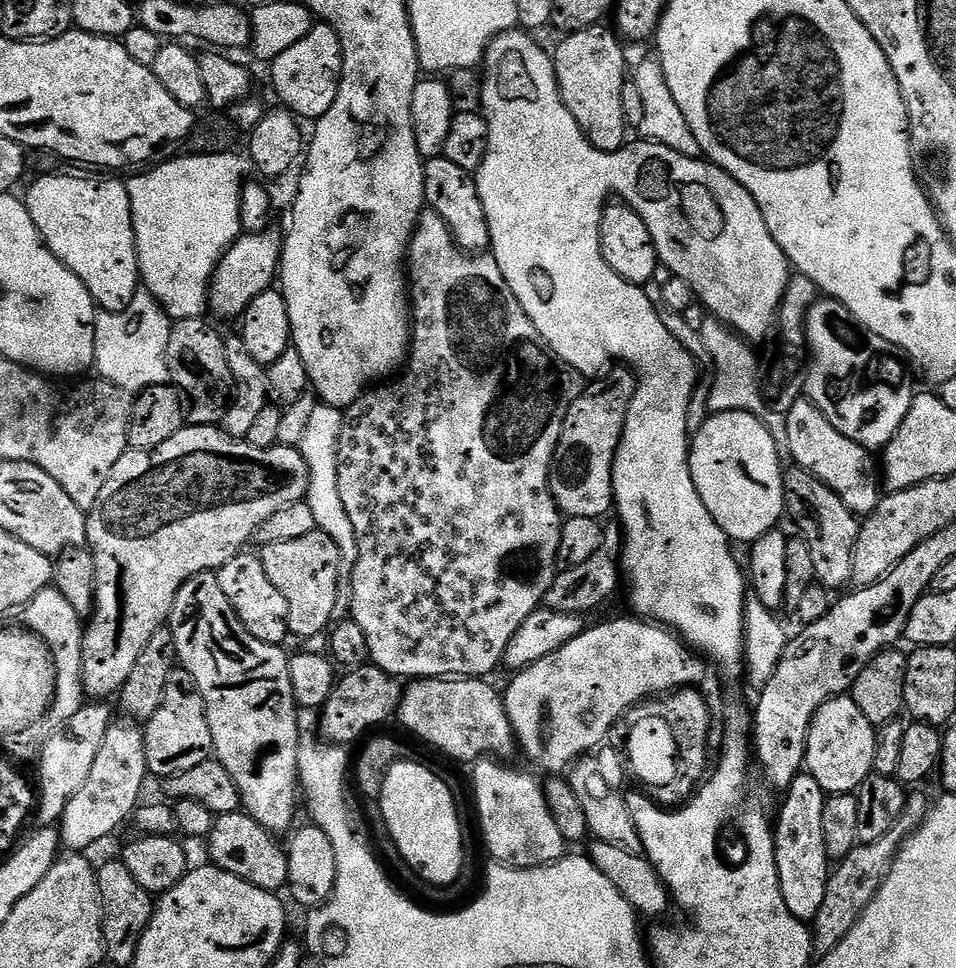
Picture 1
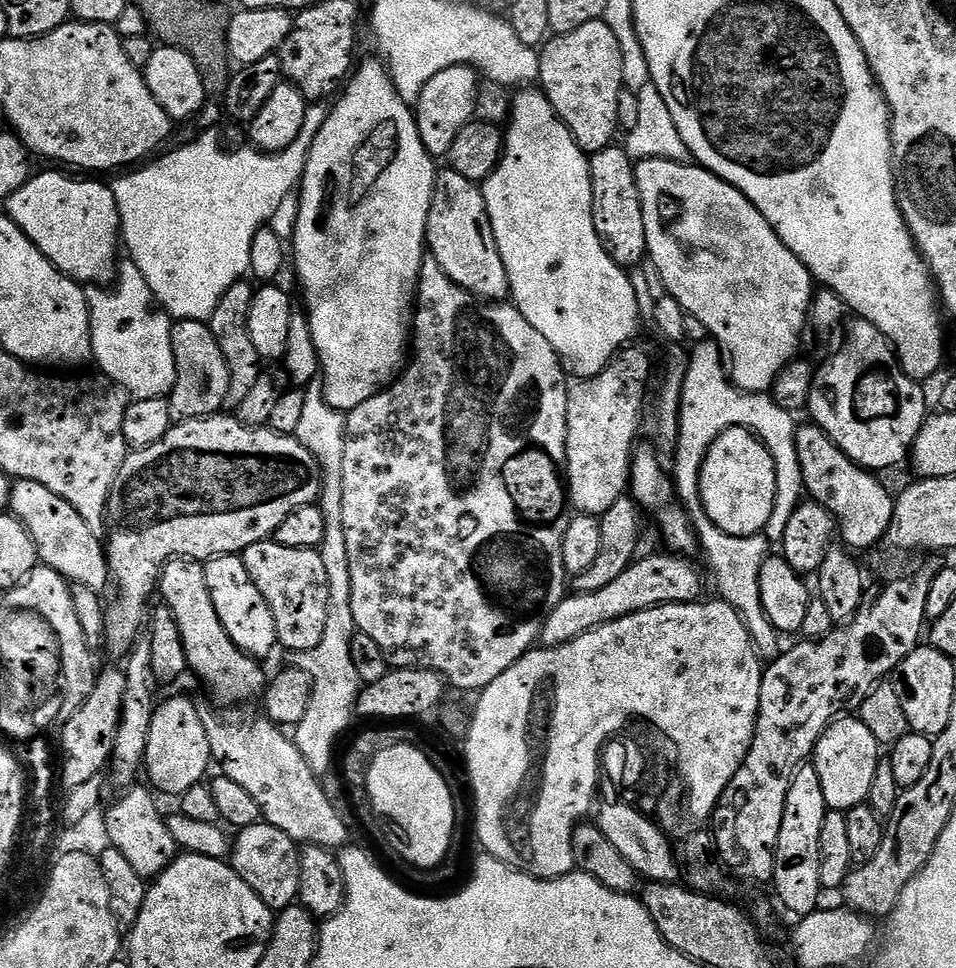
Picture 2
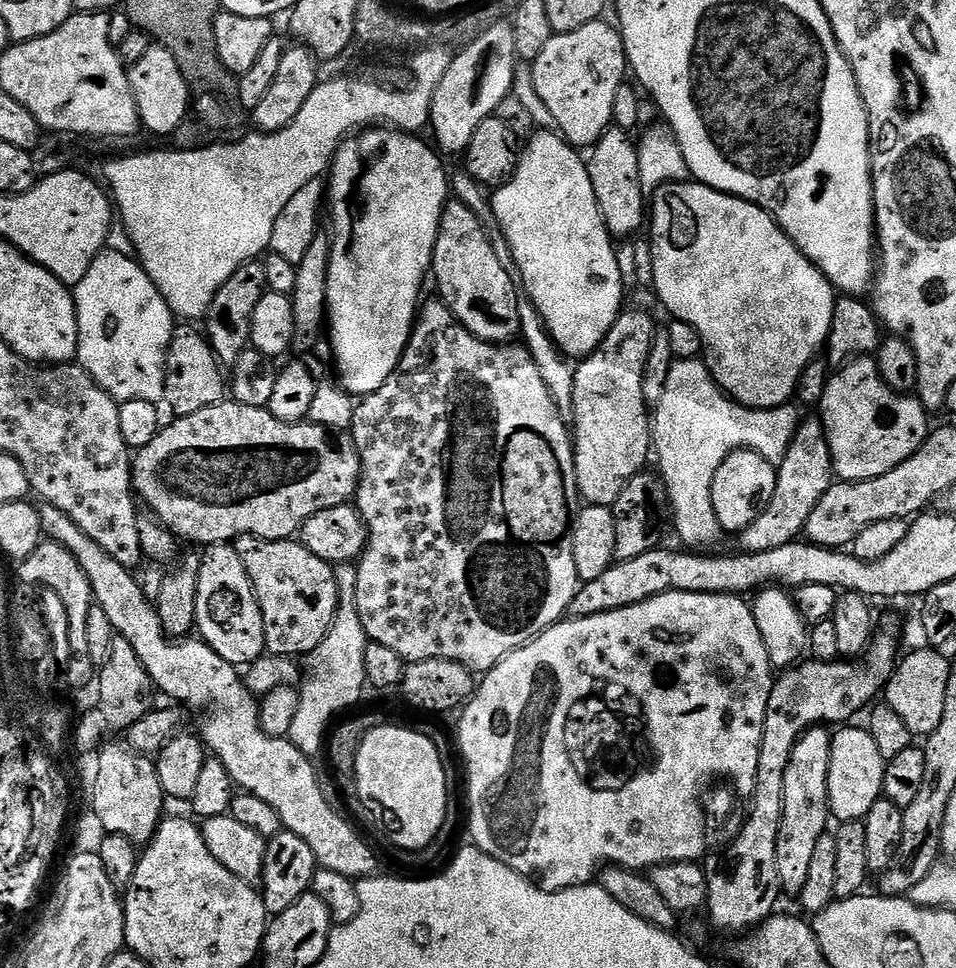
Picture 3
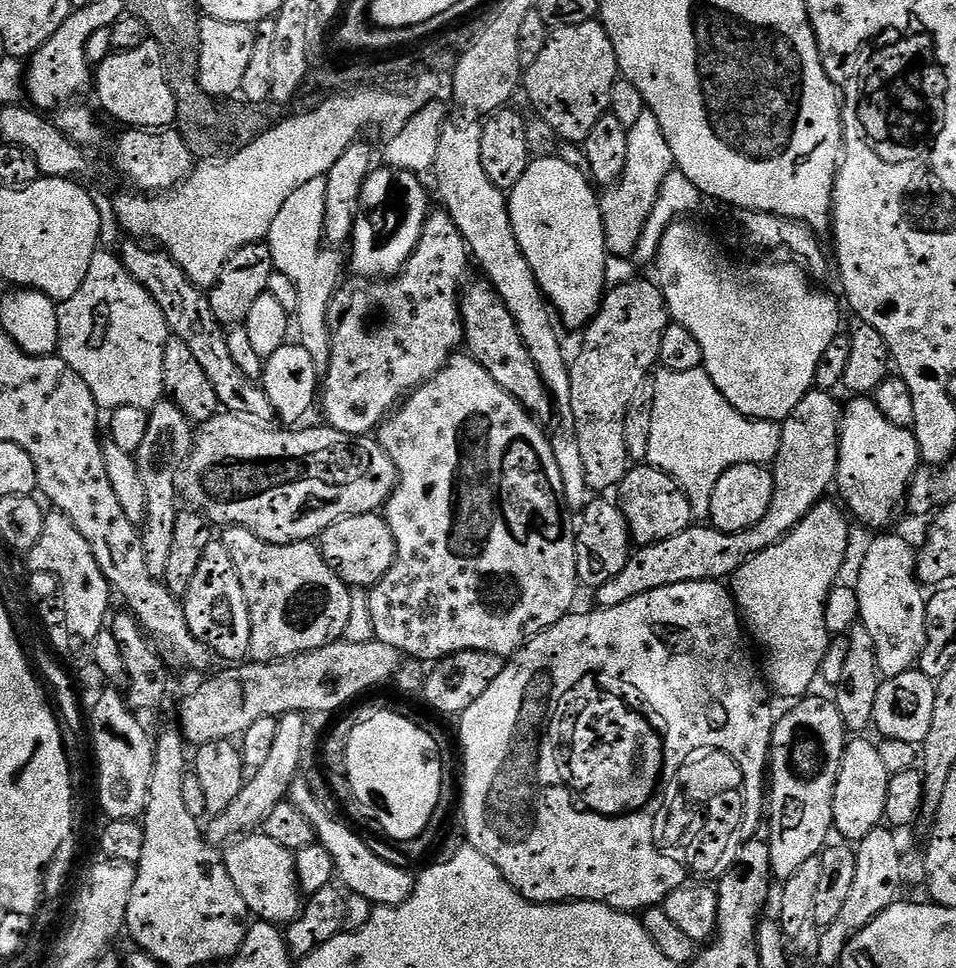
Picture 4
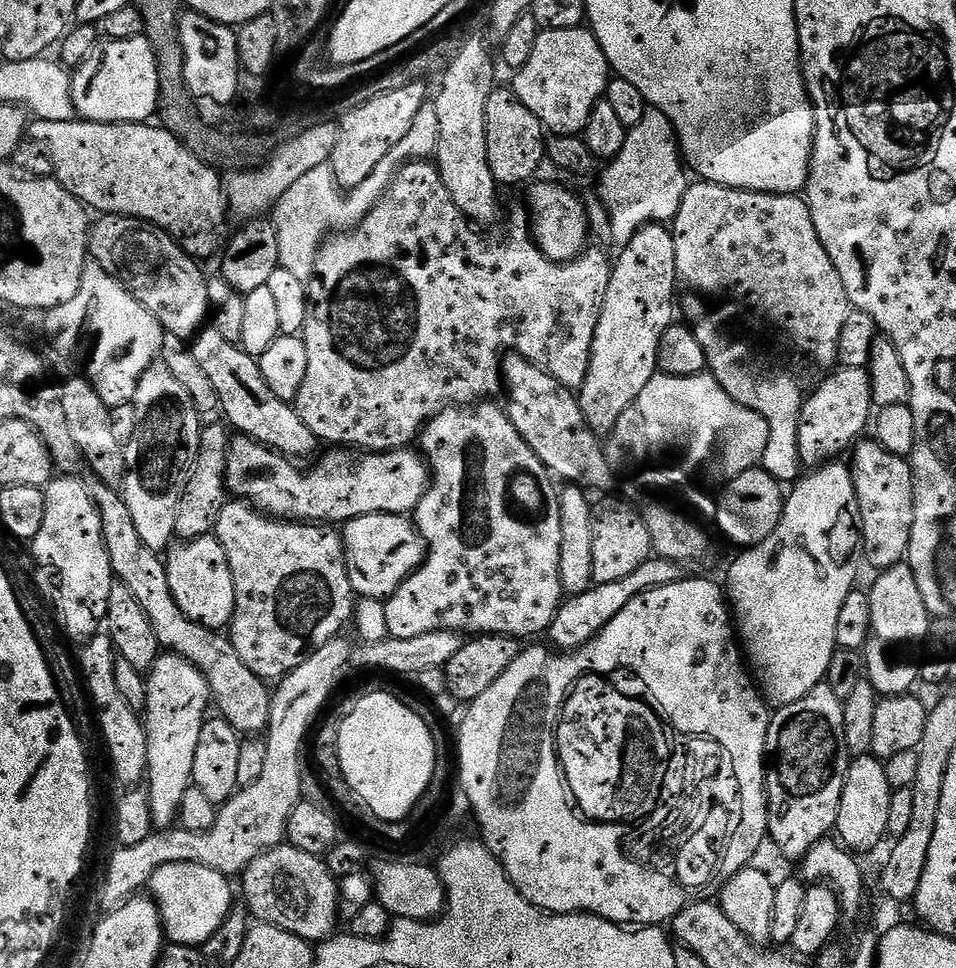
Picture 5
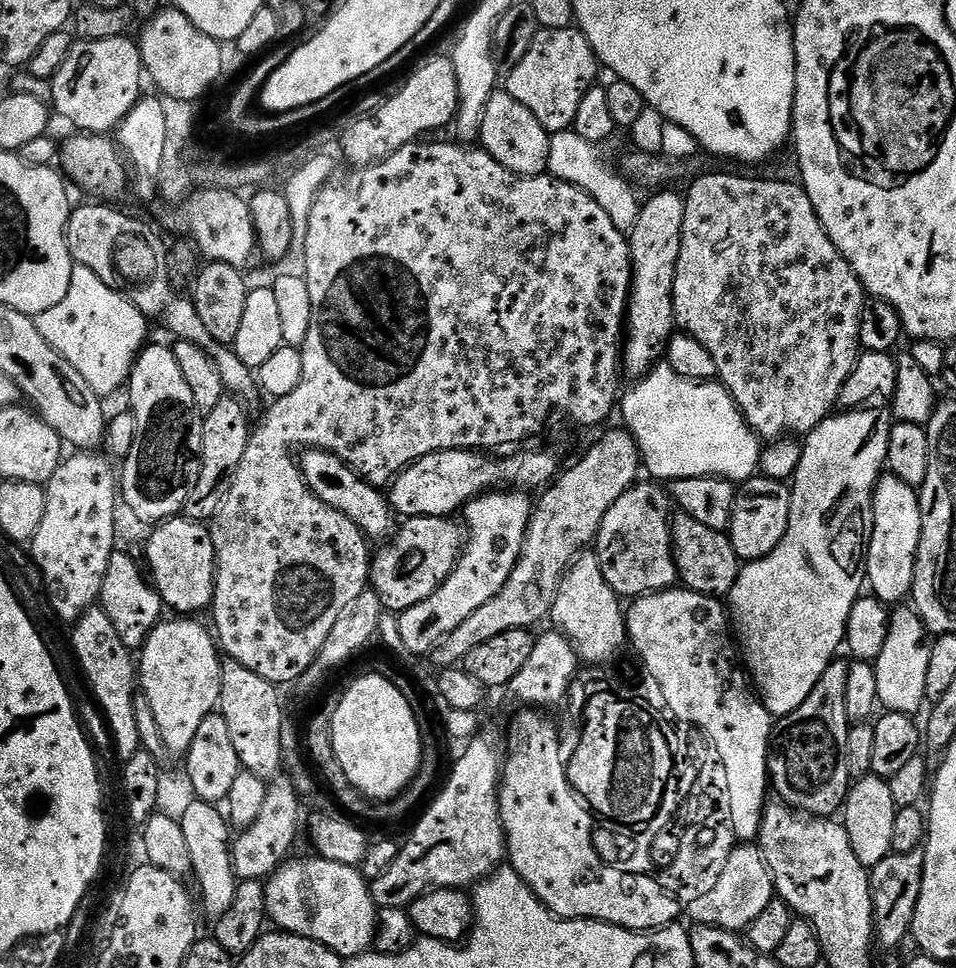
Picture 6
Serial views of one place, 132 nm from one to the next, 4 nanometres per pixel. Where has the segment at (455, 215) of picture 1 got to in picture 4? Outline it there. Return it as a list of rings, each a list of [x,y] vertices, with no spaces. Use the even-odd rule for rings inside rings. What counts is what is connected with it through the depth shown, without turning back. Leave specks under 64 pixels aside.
[[[486,279],[478,280],[477,284],[469,283],[460,297],[460,320],[464,323],[467,351],[482,365],[486,374],[490,374],[506,394],[510,394],[537,421],[553,419],[552,395],[548,393],[534,358],[530,358],[530,350],[526,350],[522,342],[522,334],[518,334],[510,310],[506,310],[499,293]]]

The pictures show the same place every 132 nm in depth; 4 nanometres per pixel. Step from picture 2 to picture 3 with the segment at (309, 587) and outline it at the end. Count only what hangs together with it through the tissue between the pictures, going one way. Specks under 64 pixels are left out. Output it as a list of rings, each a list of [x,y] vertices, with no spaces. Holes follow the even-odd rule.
[[[241,536],[234,547],[262,610],[267,655],[307,657],[326,638],[340,605],[335,567],[310,554],[296,538],[261,542],[255,536]]]

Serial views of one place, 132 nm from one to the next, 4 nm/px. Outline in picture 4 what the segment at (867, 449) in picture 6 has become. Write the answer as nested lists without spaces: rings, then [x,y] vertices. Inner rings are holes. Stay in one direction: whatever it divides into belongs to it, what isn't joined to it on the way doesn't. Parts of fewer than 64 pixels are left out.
[[[828,498],[821,500],[814,506],[814,510],[810,510],[810,514],[806,514],[806,518],[802,518],[802,522],[798,522],[798,526],[794,526],[794,530],[790,530],[790,534],[786,534],[774,546],[751,556],[730,580],[732,599],[736,602],[747,635],[754,644],[756,639],[758,652],[760,647],[762,672],[775,695],[776,692],[791,698],[809,695],[813,691],[812,683],[820,676],[822,658],[828,649],[830,633],[826,626],[824,607],[832,589],[841,579],[840,571],[848,556],[849,520],[845,509],[839,503],[831,504],[830,501]]]

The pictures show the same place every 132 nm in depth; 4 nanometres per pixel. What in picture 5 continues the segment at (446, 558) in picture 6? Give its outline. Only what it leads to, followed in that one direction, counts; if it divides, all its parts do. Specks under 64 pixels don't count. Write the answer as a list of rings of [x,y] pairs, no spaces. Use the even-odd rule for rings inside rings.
[[[359,516],[343,525],[342,539],[350,586],[357,597],[366,600],[387,600],[424,564],[424,539],[420,537],[419,530],[408,516]]]

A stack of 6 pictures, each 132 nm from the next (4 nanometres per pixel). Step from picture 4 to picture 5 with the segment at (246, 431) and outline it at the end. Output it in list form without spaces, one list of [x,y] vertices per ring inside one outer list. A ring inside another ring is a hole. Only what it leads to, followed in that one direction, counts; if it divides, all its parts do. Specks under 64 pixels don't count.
[[[237,435],[231,441],[228,450],[227,491],[233,497],[251,504],[254,508],[259,508],[261,512],[275,519],[311,522],[321,526],[340,526],[366,514],[408,516],[415,513],[422,498],[430,491],[430,469],[423,455],[416,450],[369,451],[367,454],[361,454],[356,450],[328,450],[328,453],[322,456],[315,461],[317,464],[309,472],[303,472],[302,469],[292,465],[295,463],[289,457],[273,452],[271,448],[263,448],[249,436]]]

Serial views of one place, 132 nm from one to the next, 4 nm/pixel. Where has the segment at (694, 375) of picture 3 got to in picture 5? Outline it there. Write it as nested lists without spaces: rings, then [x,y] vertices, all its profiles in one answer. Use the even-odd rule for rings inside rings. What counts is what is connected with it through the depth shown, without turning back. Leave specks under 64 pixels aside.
[[[658,374],[646,382],[638,401],[646,418],[651,447],[668,456],[681,456],[689,473],[701,472],[712,480],[727,482],[763,461],[768,441],[768,421],[754,410],[734,402],[711,374],[690,378]]]

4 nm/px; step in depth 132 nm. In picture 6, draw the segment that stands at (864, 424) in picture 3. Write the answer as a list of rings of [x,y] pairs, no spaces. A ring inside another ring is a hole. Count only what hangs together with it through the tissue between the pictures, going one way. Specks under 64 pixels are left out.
[[[881,475],[872,499],[872,536],[868,539],[866,584],[871,595],[889,606],[900,606],[912,595],[918,542],[922,538],[920,494],[902,478]]]

